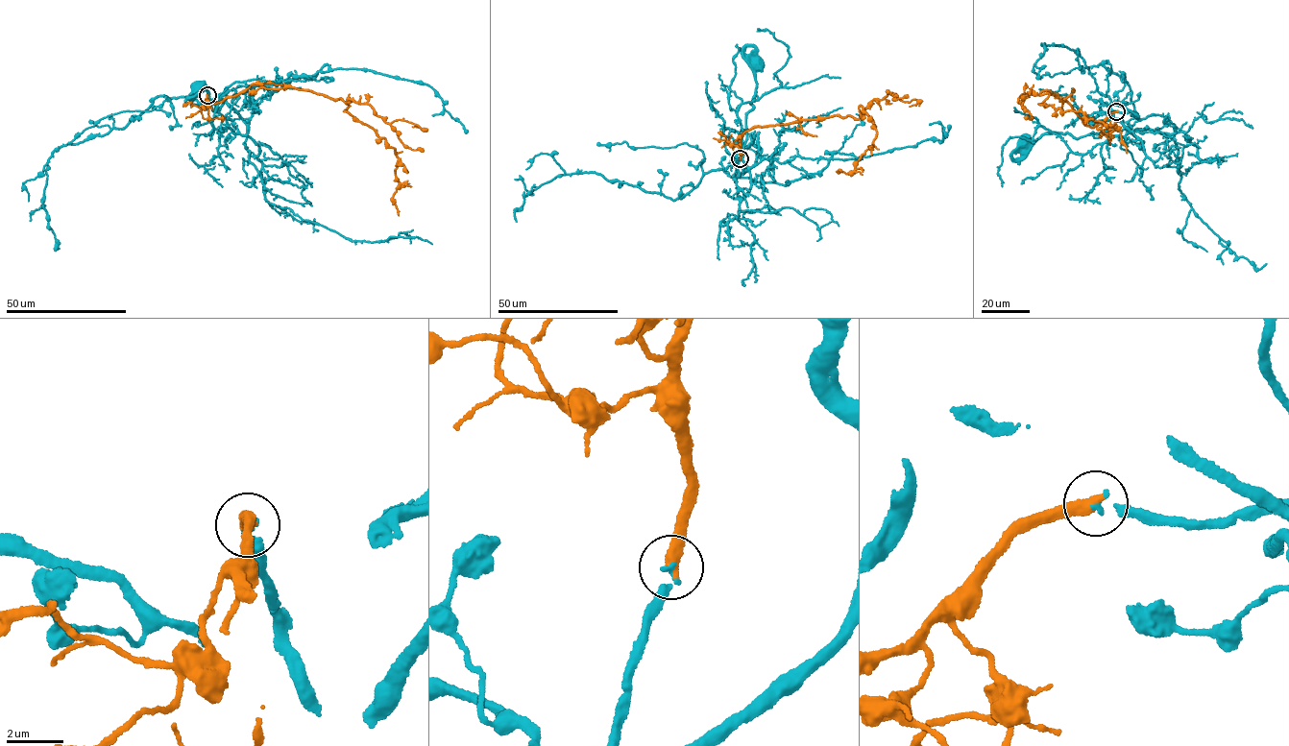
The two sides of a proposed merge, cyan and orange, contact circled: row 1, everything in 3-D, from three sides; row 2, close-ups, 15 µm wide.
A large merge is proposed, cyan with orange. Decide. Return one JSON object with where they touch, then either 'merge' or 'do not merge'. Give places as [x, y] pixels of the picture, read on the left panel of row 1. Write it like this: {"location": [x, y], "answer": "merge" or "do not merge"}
{"location": [207, 95], "answer": "merge"}

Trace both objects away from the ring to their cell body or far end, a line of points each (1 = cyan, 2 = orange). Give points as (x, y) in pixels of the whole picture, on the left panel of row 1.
1: (207, 95), (211, 102), (232, 84), (246, 84), (245, 101), (254, 112), (246, 133), (234, 133), (200, 86)
2: (207, 95), (218, 103), (256, 84), (342, 100), (344, 110), (396, 151), (399, 215)

